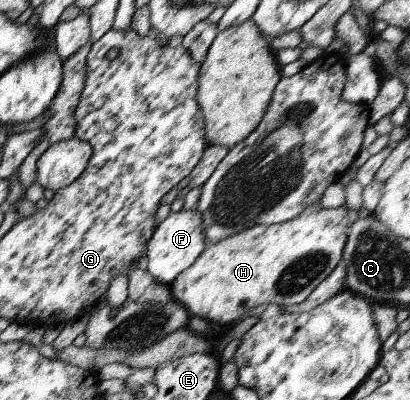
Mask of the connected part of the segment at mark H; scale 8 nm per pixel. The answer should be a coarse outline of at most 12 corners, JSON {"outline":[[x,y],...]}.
{"outline":[[344,205],[306,206],[206,246],[171,283],[232,324],[302,303],[334,271]]}

